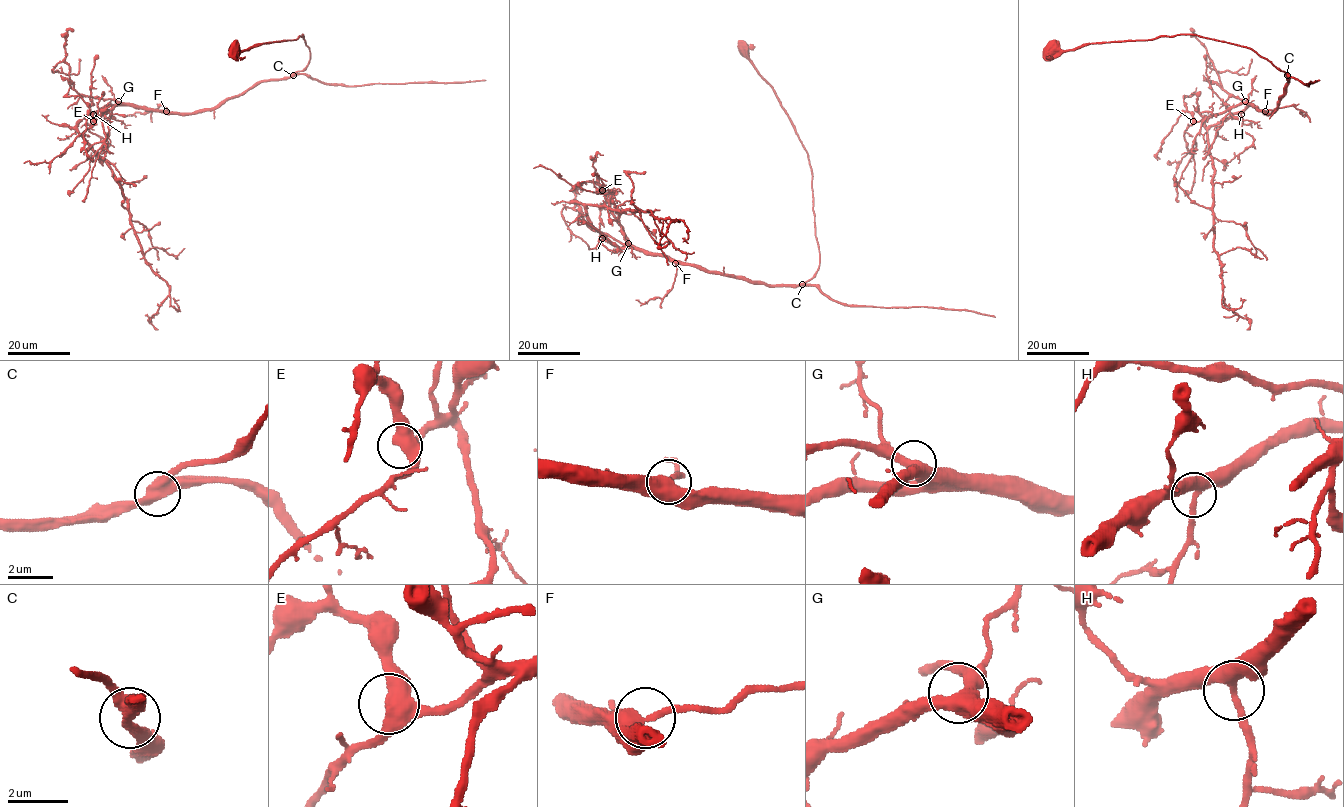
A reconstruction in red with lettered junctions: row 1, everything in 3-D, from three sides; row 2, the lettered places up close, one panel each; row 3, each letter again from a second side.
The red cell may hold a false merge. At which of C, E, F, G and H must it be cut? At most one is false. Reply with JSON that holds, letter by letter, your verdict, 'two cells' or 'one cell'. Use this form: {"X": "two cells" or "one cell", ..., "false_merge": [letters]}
{"C": "one cell", "E": "one cell", "F": "one cell", "G": "one cell", "H": "one cell", "false_merge": []}

